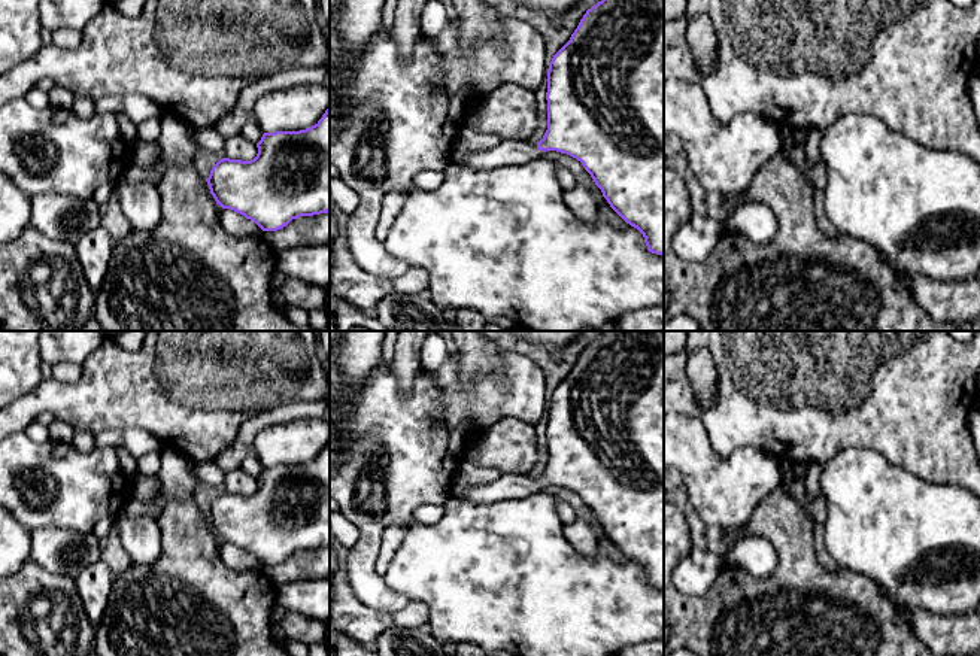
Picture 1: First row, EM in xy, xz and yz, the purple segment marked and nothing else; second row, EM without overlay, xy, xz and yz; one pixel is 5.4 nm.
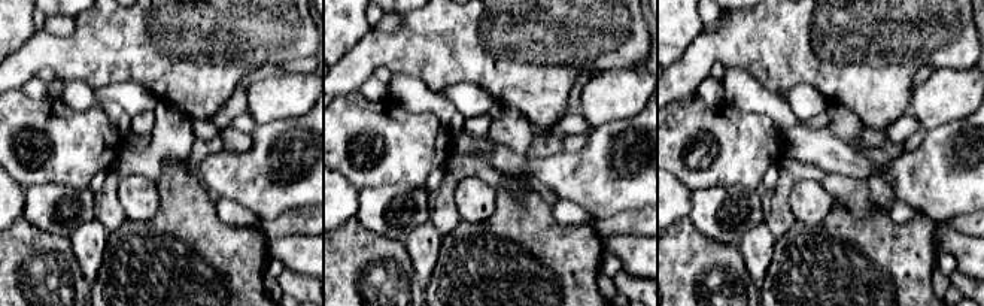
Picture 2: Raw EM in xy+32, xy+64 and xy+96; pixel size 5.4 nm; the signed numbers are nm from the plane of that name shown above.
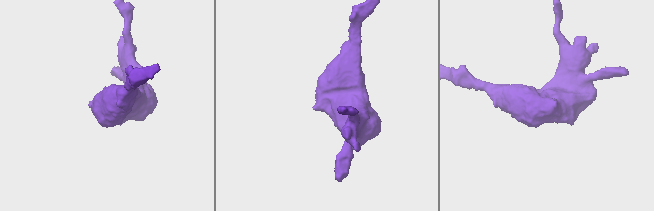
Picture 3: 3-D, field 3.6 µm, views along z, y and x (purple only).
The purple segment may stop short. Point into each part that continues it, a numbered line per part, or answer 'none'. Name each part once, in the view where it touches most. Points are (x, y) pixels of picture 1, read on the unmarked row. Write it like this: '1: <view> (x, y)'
1: xz (506, 488)

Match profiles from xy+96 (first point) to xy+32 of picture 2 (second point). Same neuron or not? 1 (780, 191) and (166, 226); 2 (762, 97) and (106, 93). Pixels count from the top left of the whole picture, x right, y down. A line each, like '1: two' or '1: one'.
1: two
2: two

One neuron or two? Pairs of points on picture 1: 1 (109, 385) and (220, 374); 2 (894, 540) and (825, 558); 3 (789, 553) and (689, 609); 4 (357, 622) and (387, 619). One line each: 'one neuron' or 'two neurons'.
1: one neuron
2: two neurons
3: one neuron
4: one neuron

